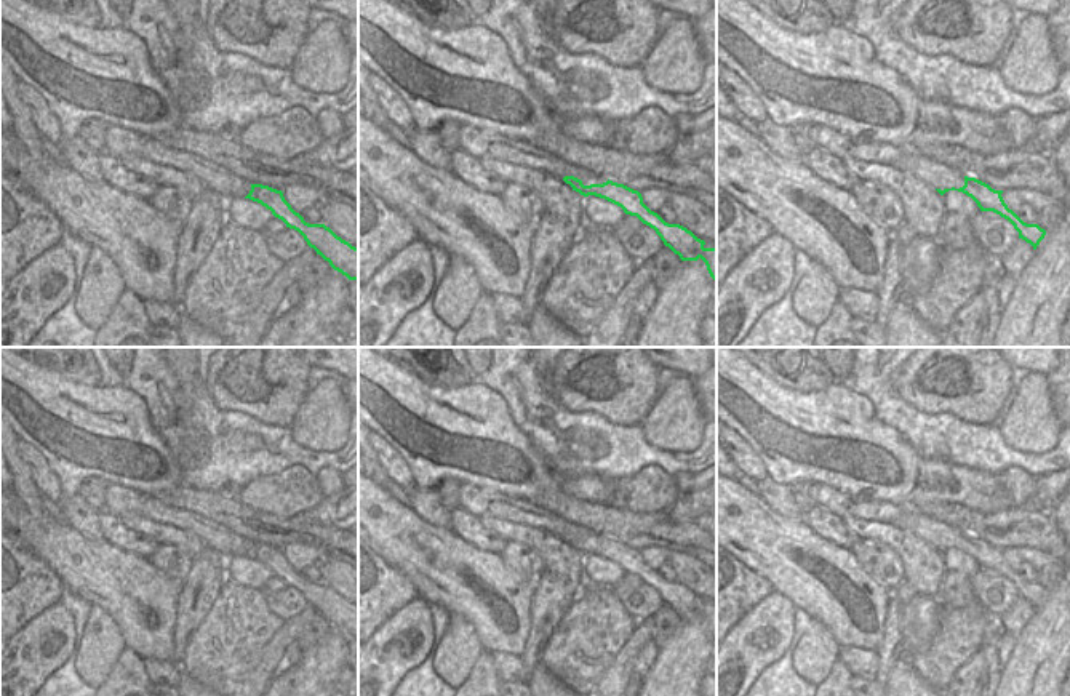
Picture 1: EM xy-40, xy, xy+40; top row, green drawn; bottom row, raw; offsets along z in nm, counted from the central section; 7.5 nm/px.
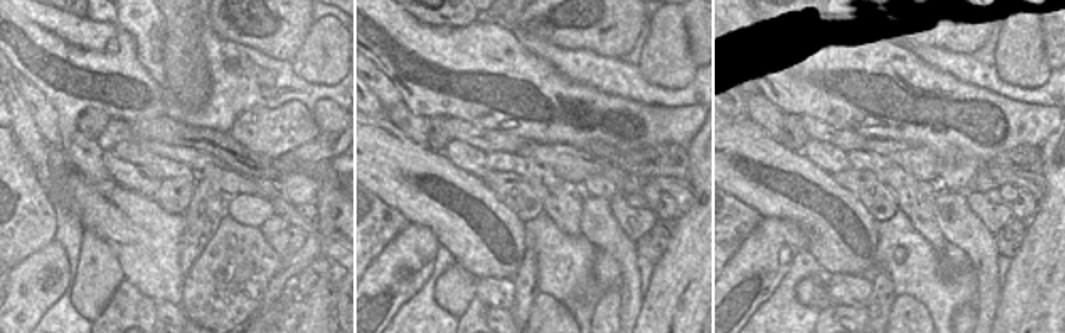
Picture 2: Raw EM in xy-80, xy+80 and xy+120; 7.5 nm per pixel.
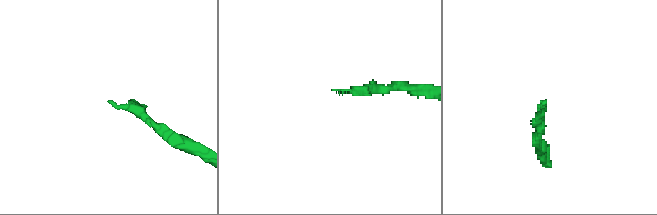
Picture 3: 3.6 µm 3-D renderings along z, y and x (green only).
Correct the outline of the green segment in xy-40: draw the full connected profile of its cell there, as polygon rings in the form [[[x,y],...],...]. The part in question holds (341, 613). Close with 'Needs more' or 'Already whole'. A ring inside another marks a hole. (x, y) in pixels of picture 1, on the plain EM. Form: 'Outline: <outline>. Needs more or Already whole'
Outline: [[[251,542],[245,555],[261,562],[281,578],[286,586],[297,589],[307,603],[317,610],[329,624],[349,638],[358,638],[358,606],[337,595],[325,582],[309,582],[285,558],[283,550],[262,542]]]. Already whole

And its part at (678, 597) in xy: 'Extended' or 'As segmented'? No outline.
Extended

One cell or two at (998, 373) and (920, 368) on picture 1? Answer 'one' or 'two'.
one

